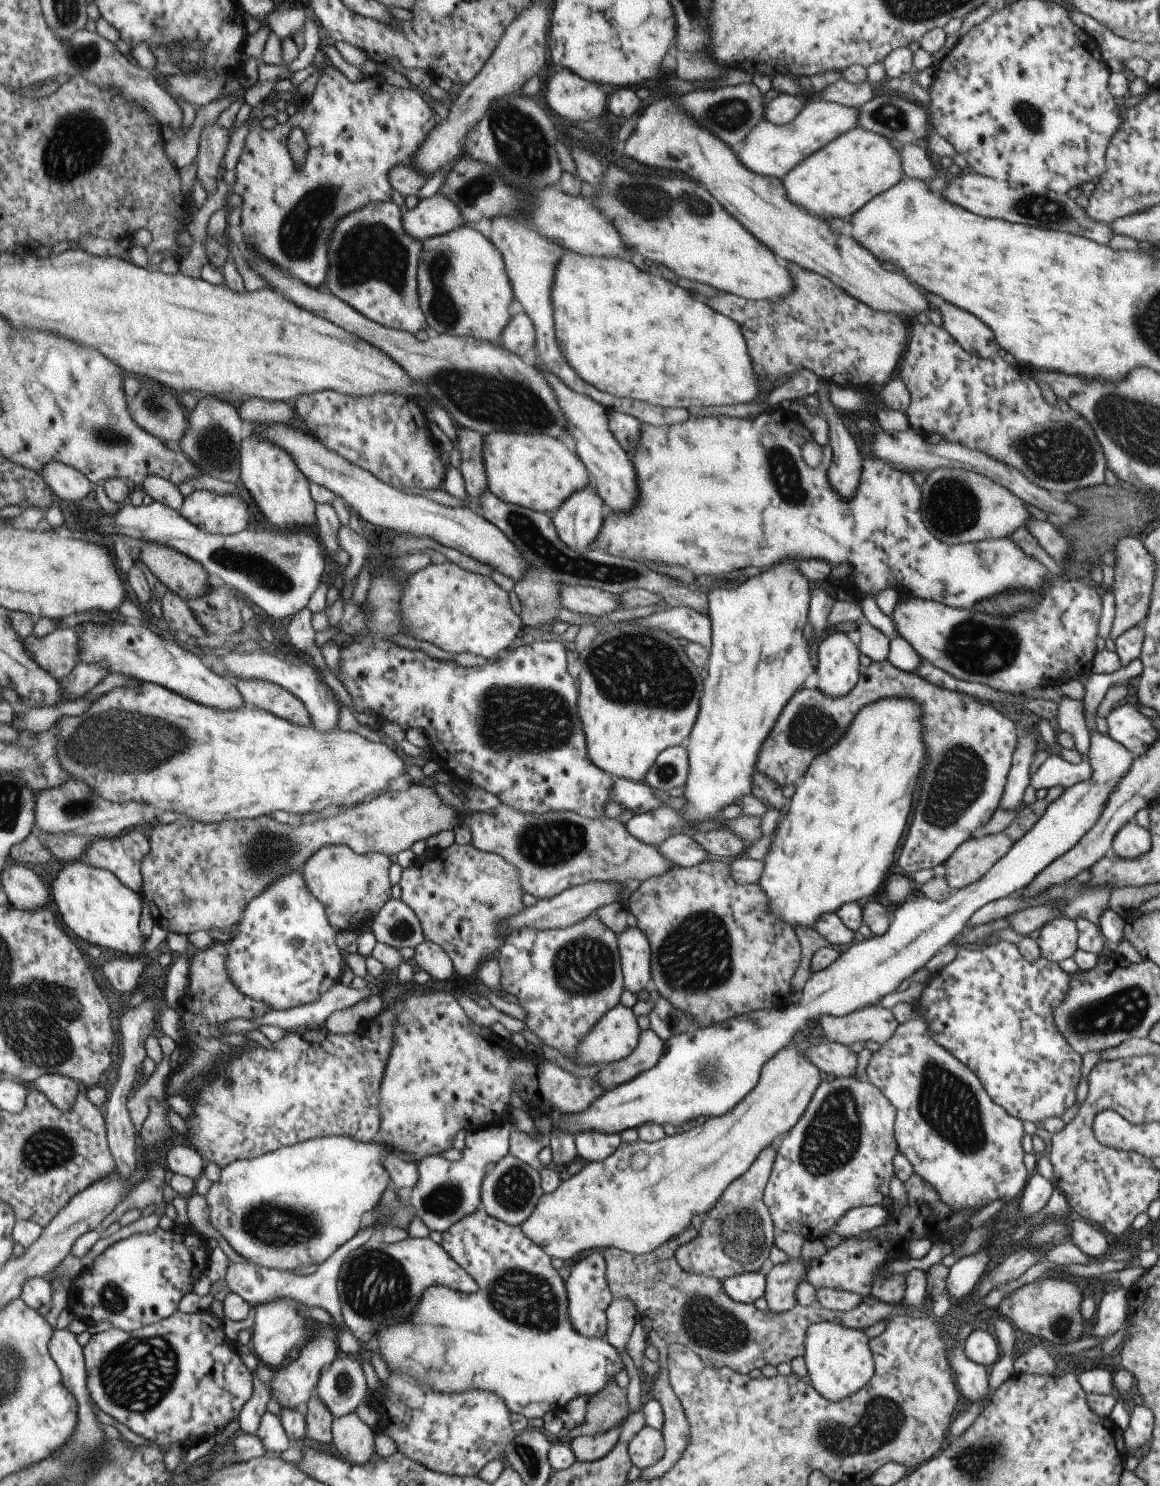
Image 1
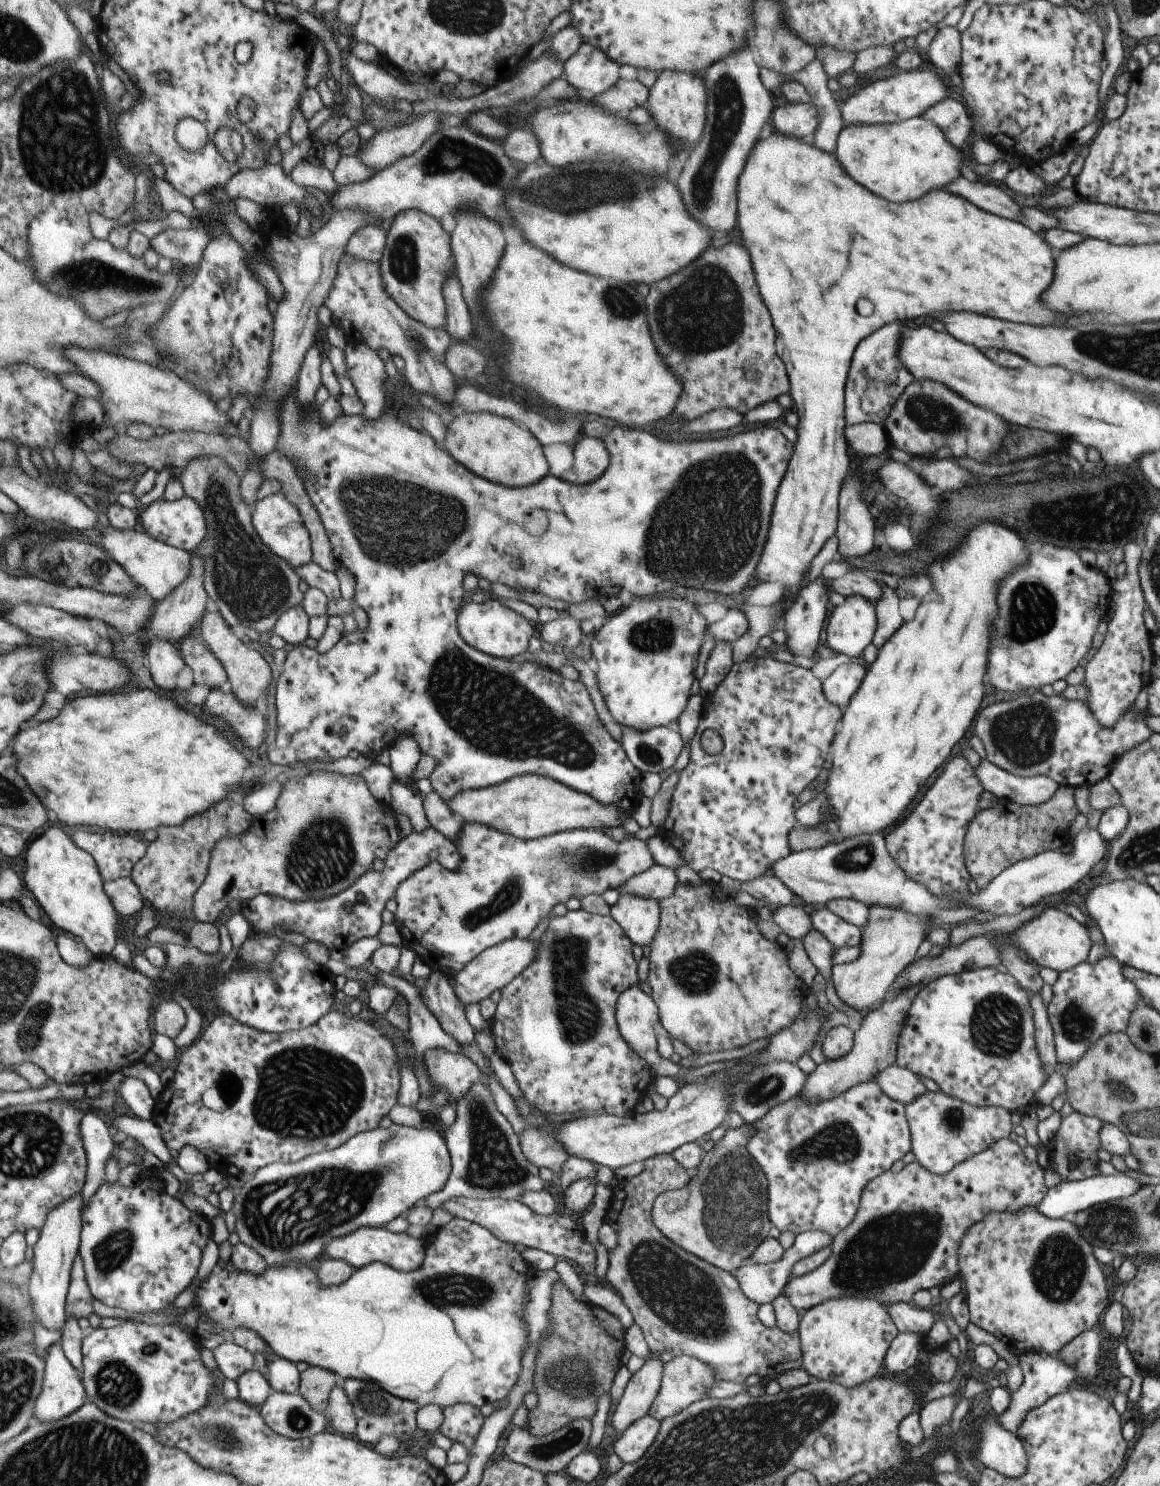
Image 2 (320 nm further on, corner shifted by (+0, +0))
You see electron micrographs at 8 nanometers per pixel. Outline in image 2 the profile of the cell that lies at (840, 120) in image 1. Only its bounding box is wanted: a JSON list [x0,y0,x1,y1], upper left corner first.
[838,69,950,127]

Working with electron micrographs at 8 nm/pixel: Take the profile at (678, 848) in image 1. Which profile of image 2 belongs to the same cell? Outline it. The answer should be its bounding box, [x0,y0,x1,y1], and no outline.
[393,821,654,974]

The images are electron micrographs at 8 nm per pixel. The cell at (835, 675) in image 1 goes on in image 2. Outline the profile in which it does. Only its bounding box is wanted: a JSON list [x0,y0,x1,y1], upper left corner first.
[827,595,876,660]

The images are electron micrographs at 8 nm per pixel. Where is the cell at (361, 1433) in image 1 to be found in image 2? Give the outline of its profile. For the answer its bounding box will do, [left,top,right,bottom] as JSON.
[326,1382,357,1436]

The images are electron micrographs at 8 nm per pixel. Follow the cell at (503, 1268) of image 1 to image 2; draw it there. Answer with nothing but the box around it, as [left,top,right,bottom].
[190,1218,531,1409]

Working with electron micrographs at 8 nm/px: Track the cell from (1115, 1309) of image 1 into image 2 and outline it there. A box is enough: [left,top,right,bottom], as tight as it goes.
[996,1352,1076,1436]

